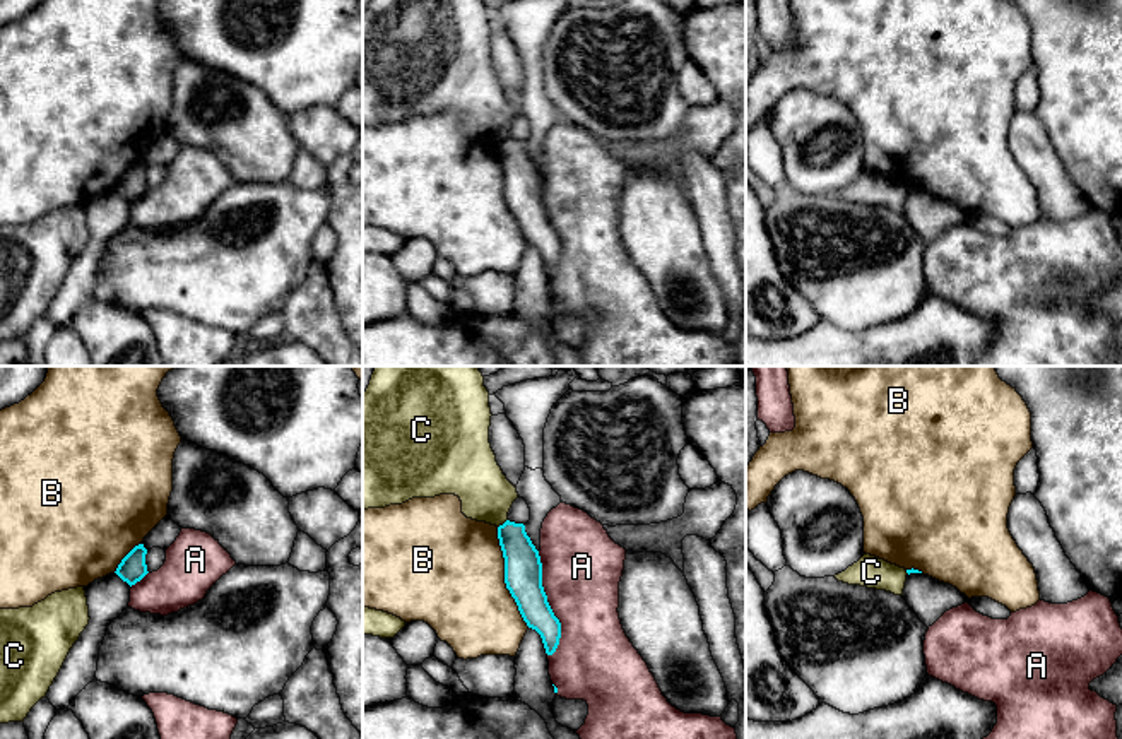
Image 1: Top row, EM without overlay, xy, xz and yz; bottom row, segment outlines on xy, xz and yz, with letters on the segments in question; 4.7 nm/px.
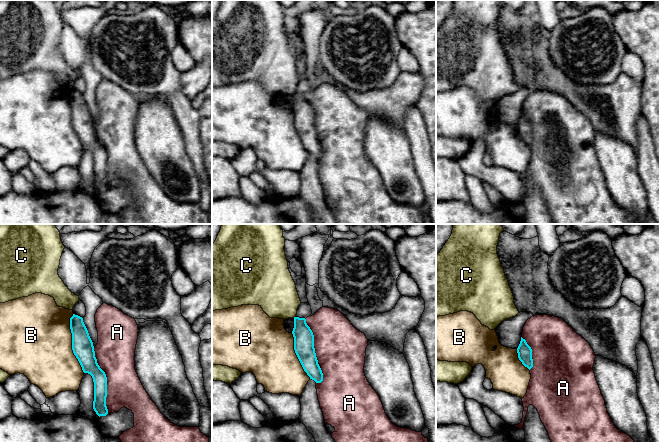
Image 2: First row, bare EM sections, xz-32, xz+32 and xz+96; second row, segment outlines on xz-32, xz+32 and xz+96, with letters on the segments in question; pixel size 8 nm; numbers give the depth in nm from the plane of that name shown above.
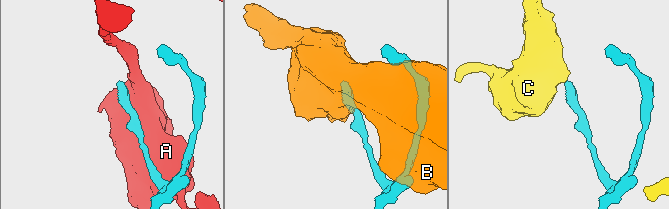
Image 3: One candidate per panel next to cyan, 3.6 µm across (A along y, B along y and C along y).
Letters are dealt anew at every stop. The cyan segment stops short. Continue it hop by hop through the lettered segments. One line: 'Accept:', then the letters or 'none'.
Accept: none

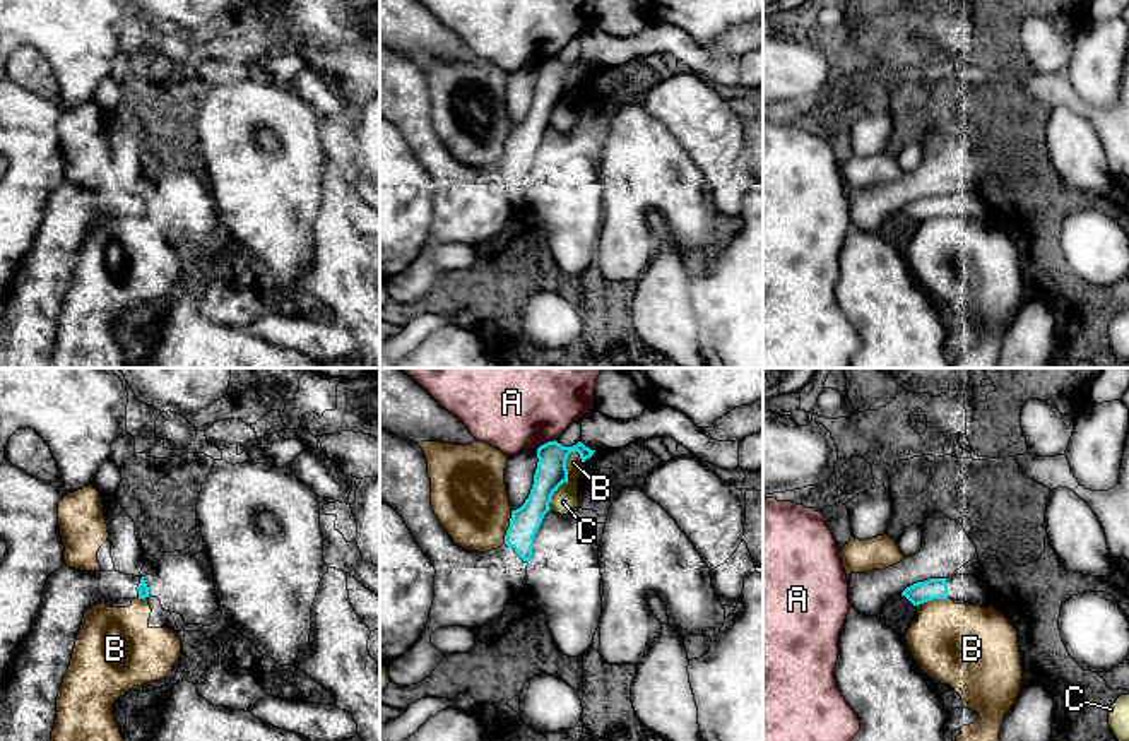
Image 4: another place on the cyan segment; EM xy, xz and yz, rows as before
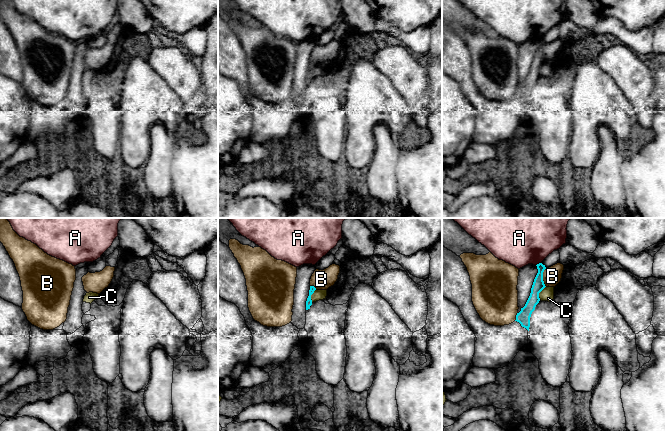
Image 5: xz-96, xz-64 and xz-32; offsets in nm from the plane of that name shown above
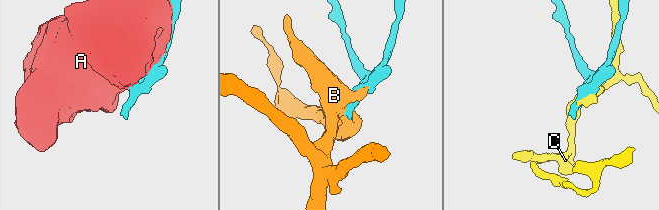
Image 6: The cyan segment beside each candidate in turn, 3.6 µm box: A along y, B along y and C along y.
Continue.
Accept: none

